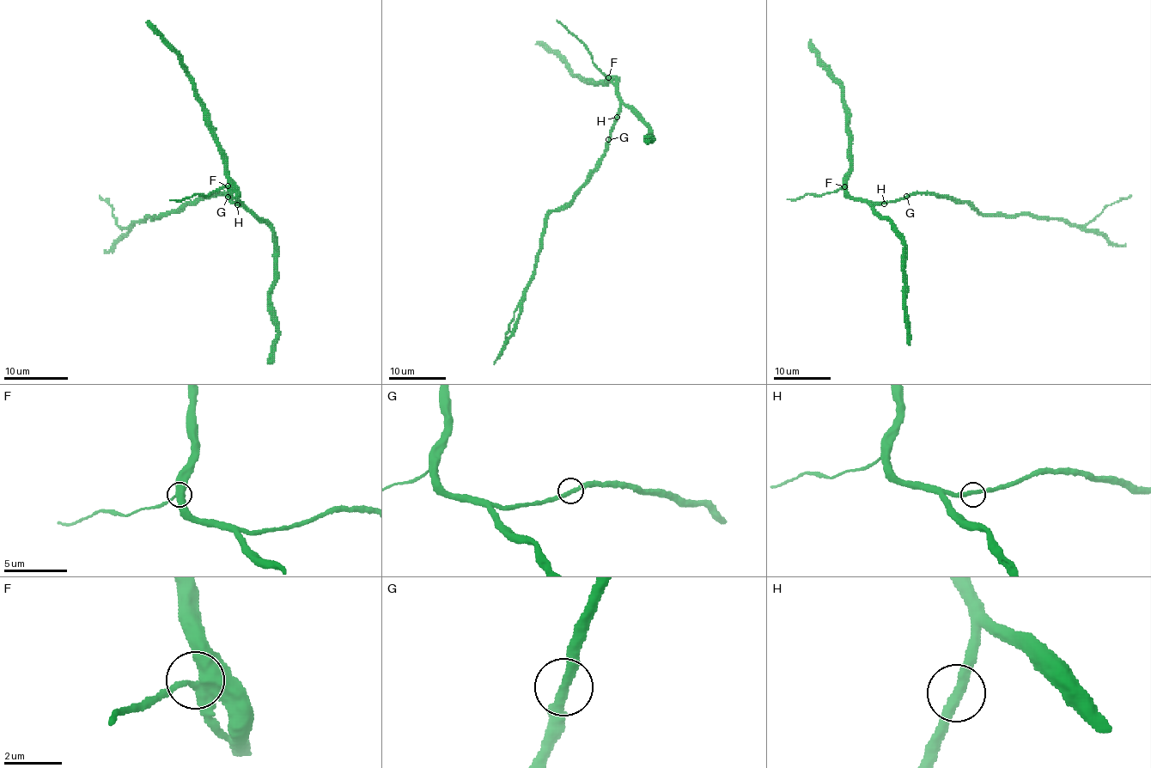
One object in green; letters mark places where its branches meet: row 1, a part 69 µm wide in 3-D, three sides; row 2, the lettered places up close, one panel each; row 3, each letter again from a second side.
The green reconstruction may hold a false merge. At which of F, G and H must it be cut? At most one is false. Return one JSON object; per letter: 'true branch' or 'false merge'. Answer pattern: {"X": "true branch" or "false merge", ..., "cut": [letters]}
{"F": "true branch", "G": "true branch", "H": "true branch", "cut": []}

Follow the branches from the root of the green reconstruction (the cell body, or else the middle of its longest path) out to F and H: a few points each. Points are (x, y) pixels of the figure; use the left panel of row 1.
F: (222, 193), (234, 204), (240, 204), (228, 185)
H: (222, 193), (237, 204)

